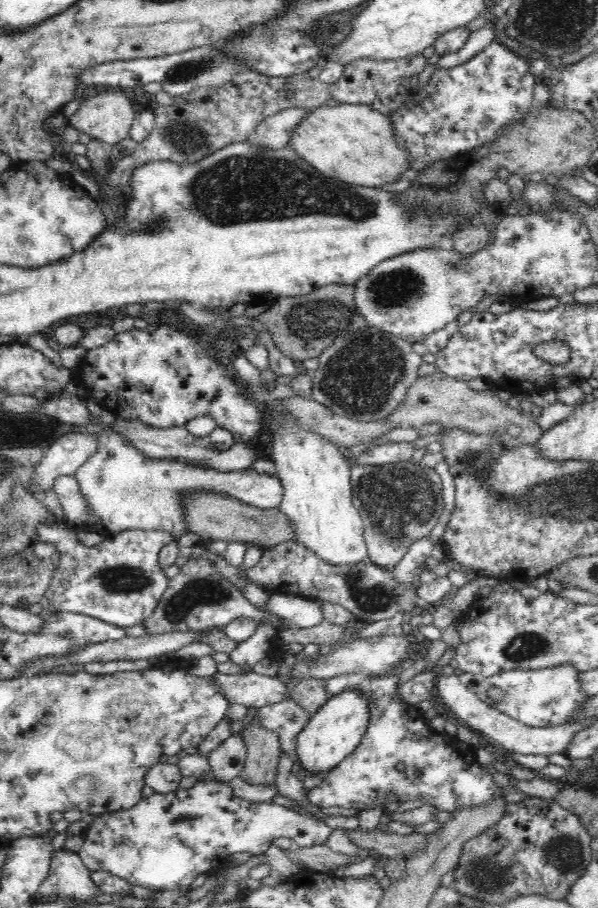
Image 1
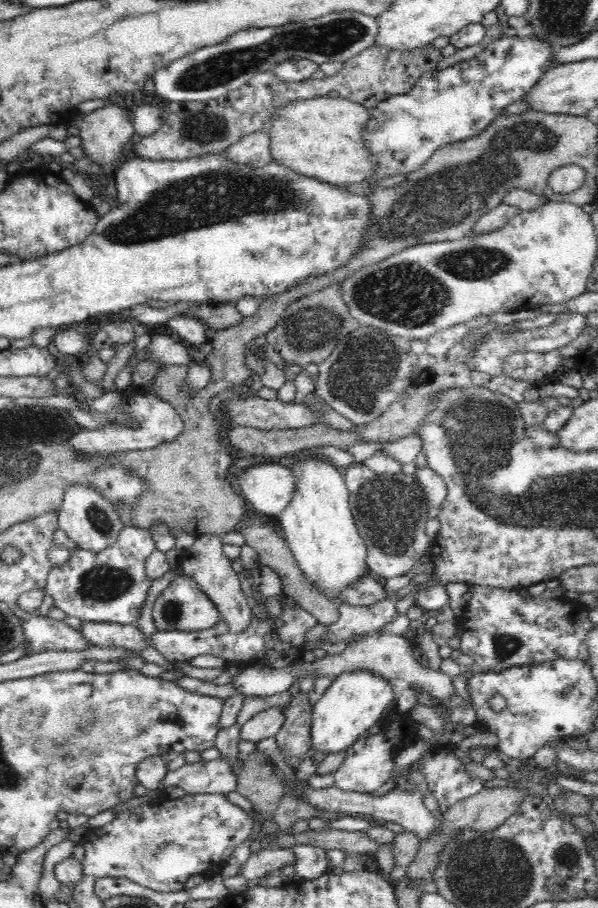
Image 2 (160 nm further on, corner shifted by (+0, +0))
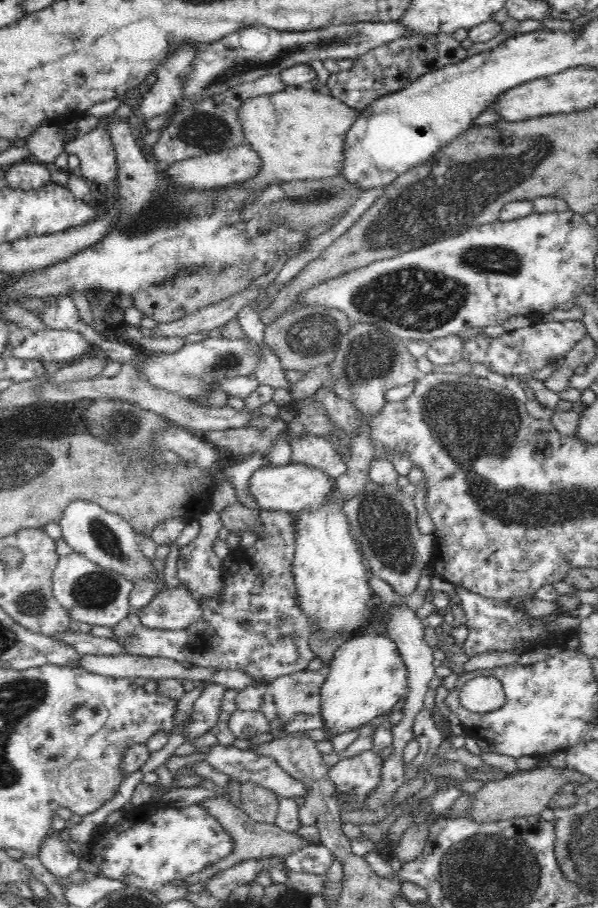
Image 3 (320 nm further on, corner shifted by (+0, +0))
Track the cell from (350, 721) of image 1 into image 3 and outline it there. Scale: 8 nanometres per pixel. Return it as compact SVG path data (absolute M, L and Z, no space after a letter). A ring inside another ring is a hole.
M353 633L350 640L342 643L333 654L326 680L321 688L321 711L325 721L322 729L334 736L358 730L377 716L390 714L401 706L407 694L407 667L393 640L376 633Z

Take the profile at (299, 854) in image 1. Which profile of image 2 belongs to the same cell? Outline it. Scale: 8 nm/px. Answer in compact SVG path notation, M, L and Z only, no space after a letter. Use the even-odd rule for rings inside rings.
M268 848L251 853L240 868L240 876L247 880L264 877L266 874L277 873L283 866L294 865L295 854L290 848Z

